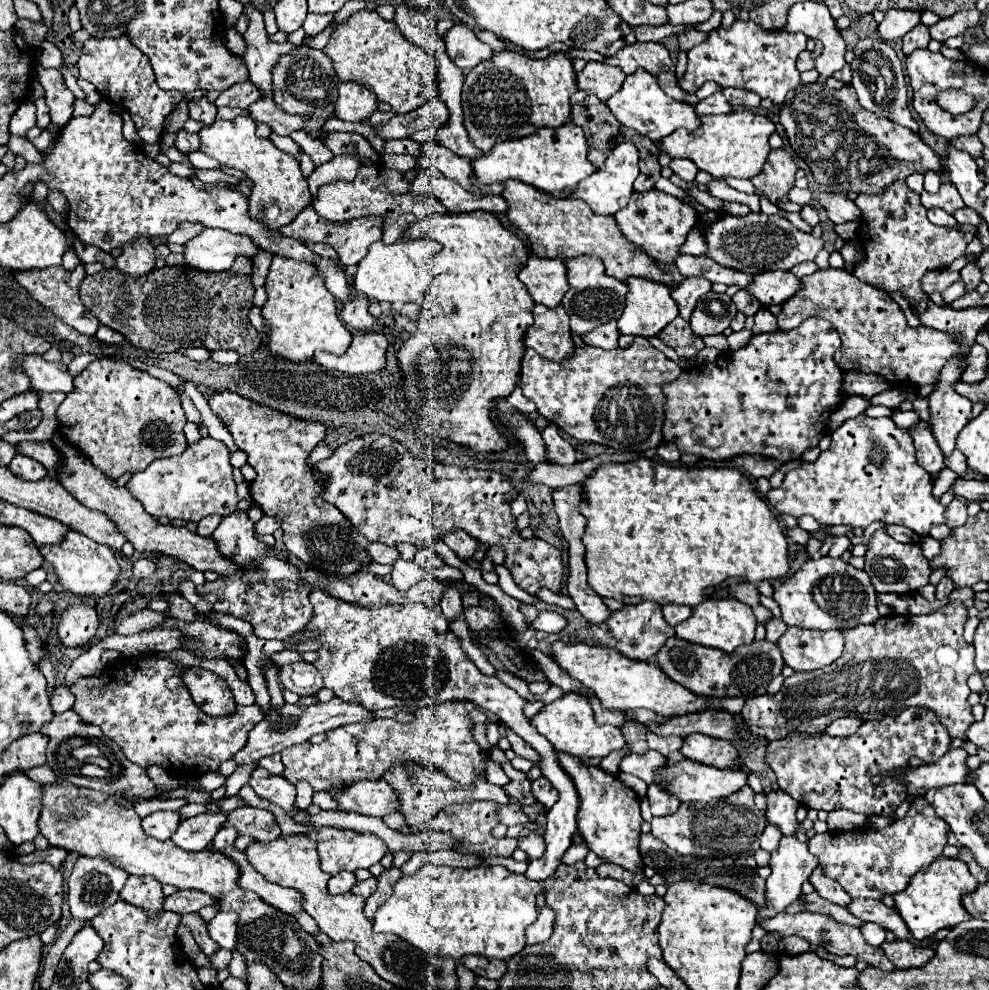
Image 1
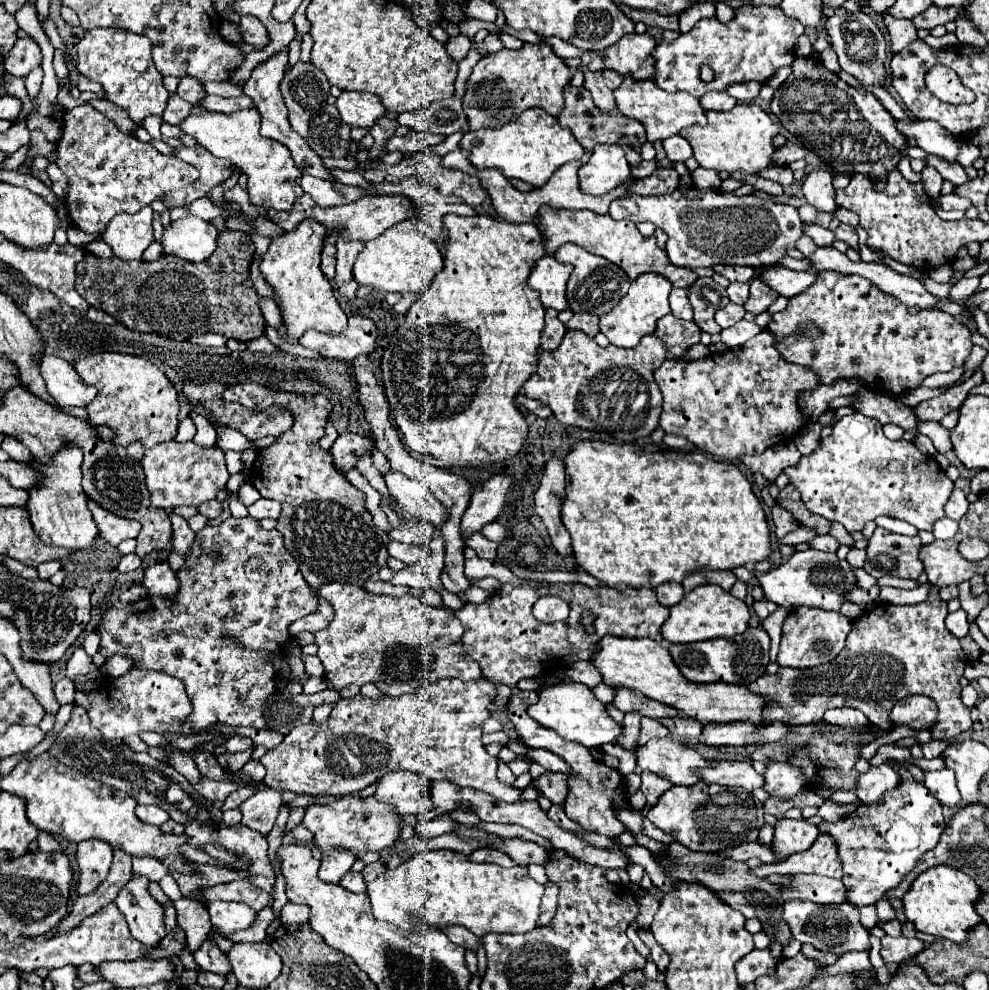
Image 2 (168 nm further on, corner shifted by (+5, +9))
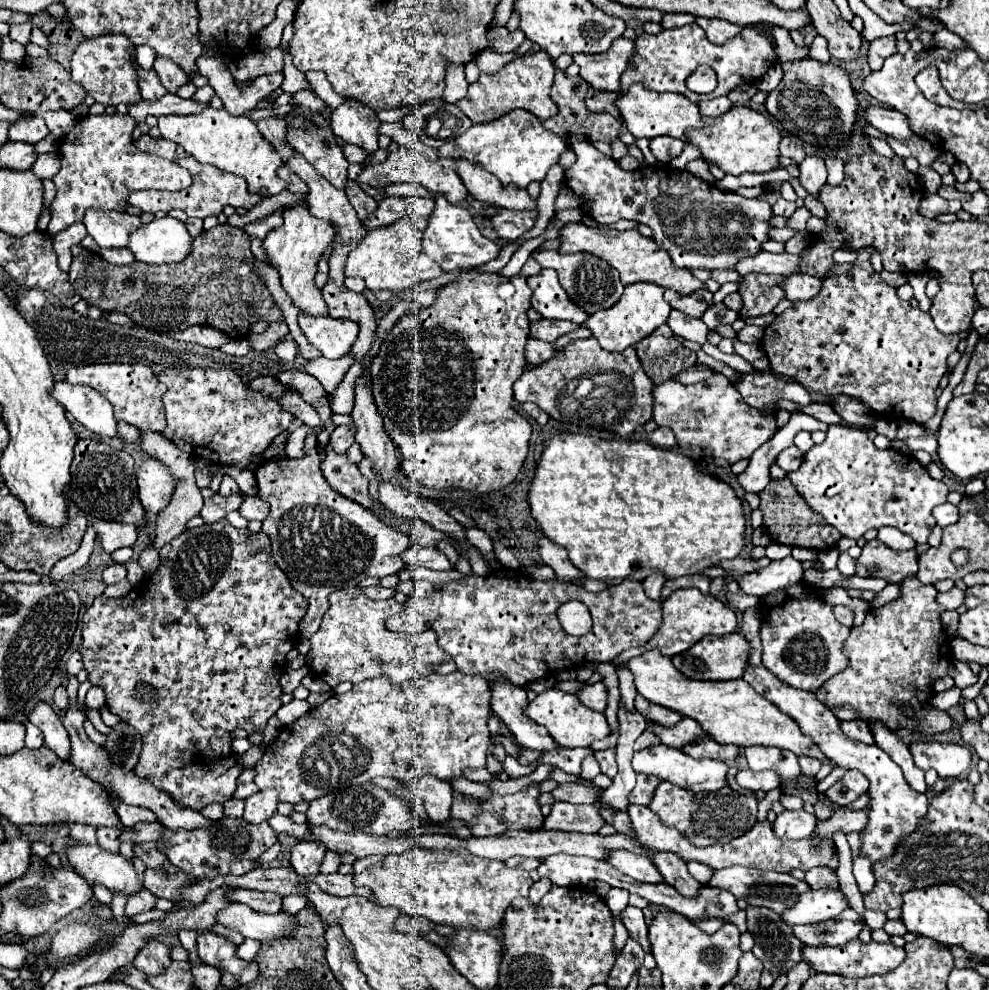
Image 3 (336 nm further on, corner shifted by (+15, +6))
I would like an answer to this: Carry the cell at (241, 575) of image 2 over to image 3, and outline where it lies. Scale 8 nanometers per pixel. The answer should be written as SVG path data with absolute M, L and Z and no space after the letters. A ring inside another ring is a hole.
M220 520L216 524L202 524L200 528L192 528L192 530L184 530L180 536L176 536L174 540L170 540L162 550L160 550L160 566L158 572L144 578L142 582L138 582L124 598L106 598L106 596L98 596L94 600L94 604L86 610L82 622L82 660L84 660L84 670L88 672L88 680L94 686L102 686L106 690L106 704L108 710L118 714L124 722L128 722L130 726L134 726L140 736L142 736L142 752L140 752L140 760L136 764L136 774L140 778L148 778L156 788L166 790L176 802L180 802L182 806L190 806L196 810L202 810L204 806L212 804L212 802L220 802L224 804L226 800L232 798L234 790L236 790L236 780L242 772L242 766L238 762L238 756L232 754L230 750L230 738L228 734L234 728L244 728L246 732L264 732L266 722L270 720L270 716L276 714L276 710L282 706L280 702L280 676L286 670L286 654L298 644L300 636L298 636L298 622L302 620L302 616L308 610L308 602L302 594L298 594L296 590L292 590L292 584L288 582L288 578L284 578L284 572L276 566L276 562L272 562L270 556L270 538L264 532L248 532L246 530L238 530L234 528L228 520ZM138 682L148 682L152 686L156 686L156 700L152 704L144 704L142 700L136 698L134 694L134 686Z

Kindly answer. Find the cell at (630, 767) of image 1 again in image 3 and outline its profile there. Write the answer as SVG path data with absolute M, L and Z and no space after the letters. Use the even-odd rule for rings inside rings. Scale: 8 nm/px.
M664 744L650 746L650 748L644 748L644 750L636 752L634 758L632 758L632 768L636 772L652 774L652 776L656 776L660 780L672 782L672 784L676 784L680 788L690 788L692 792L720 790L722 786L726 786L726 772L728 772L728 766L724 762L718 762L718 760L694 760L692 756L688 756L688 754L684 754L684 752L676 750L676 748L664 746Z

